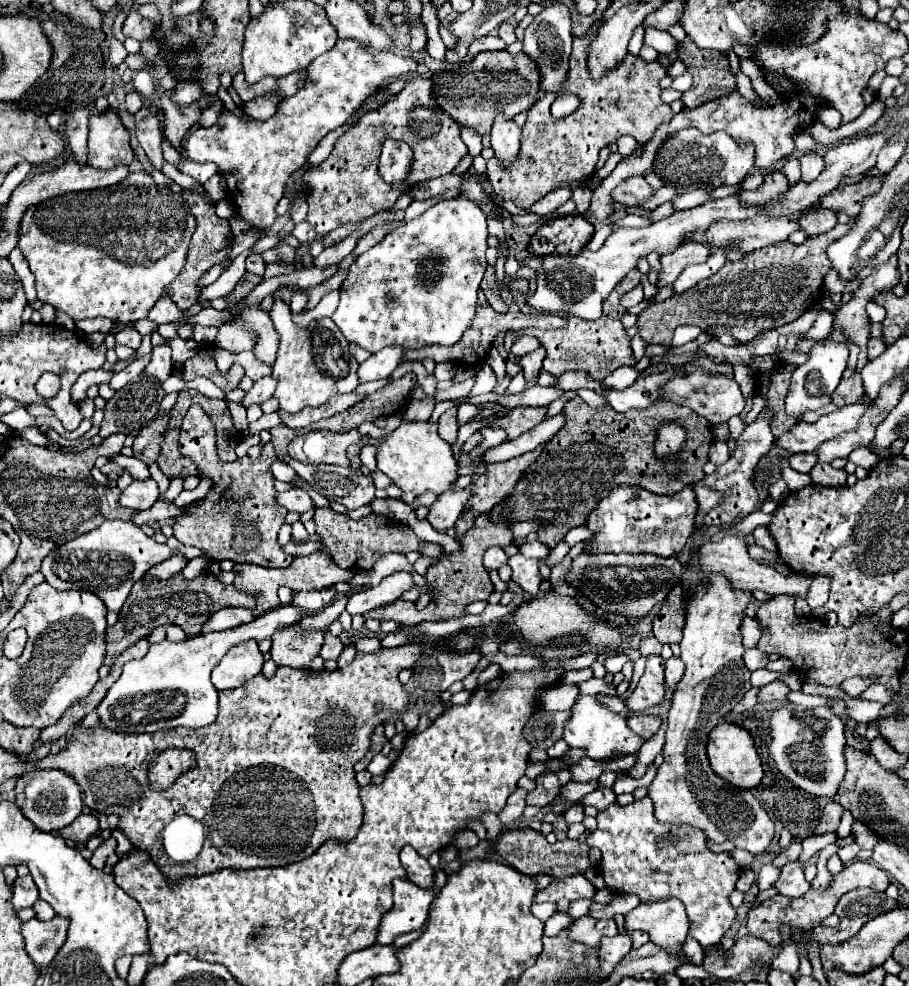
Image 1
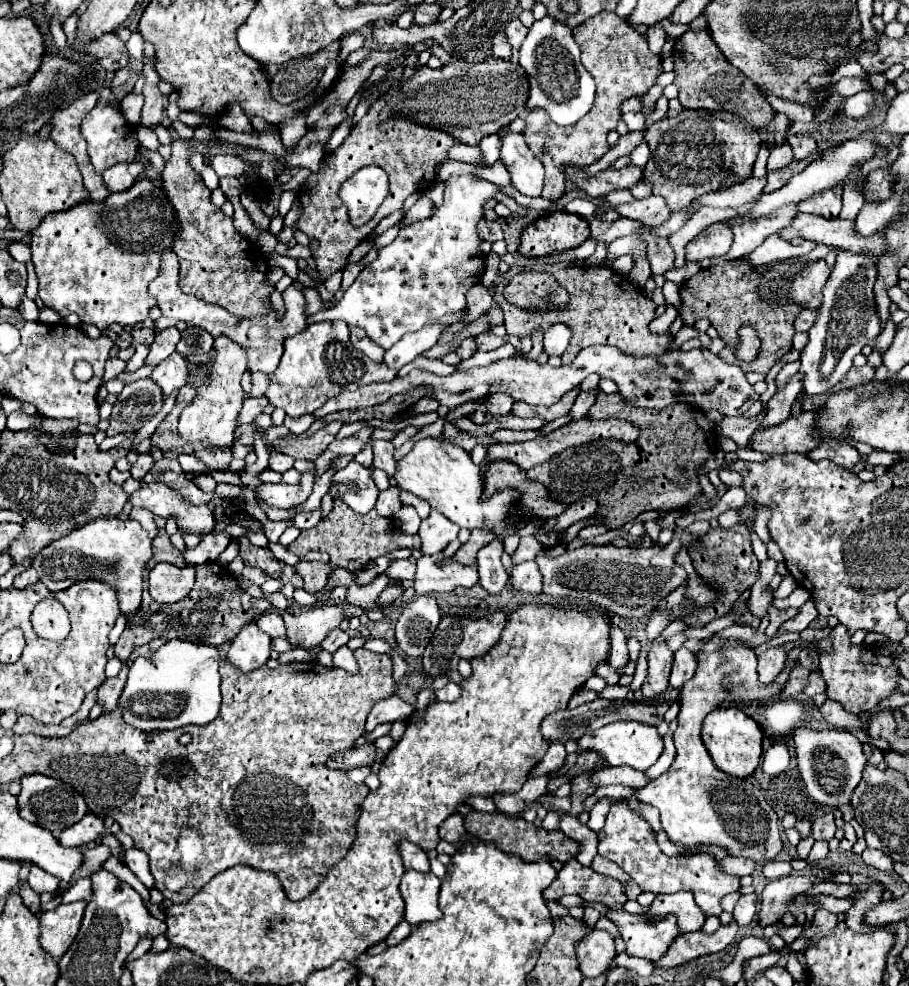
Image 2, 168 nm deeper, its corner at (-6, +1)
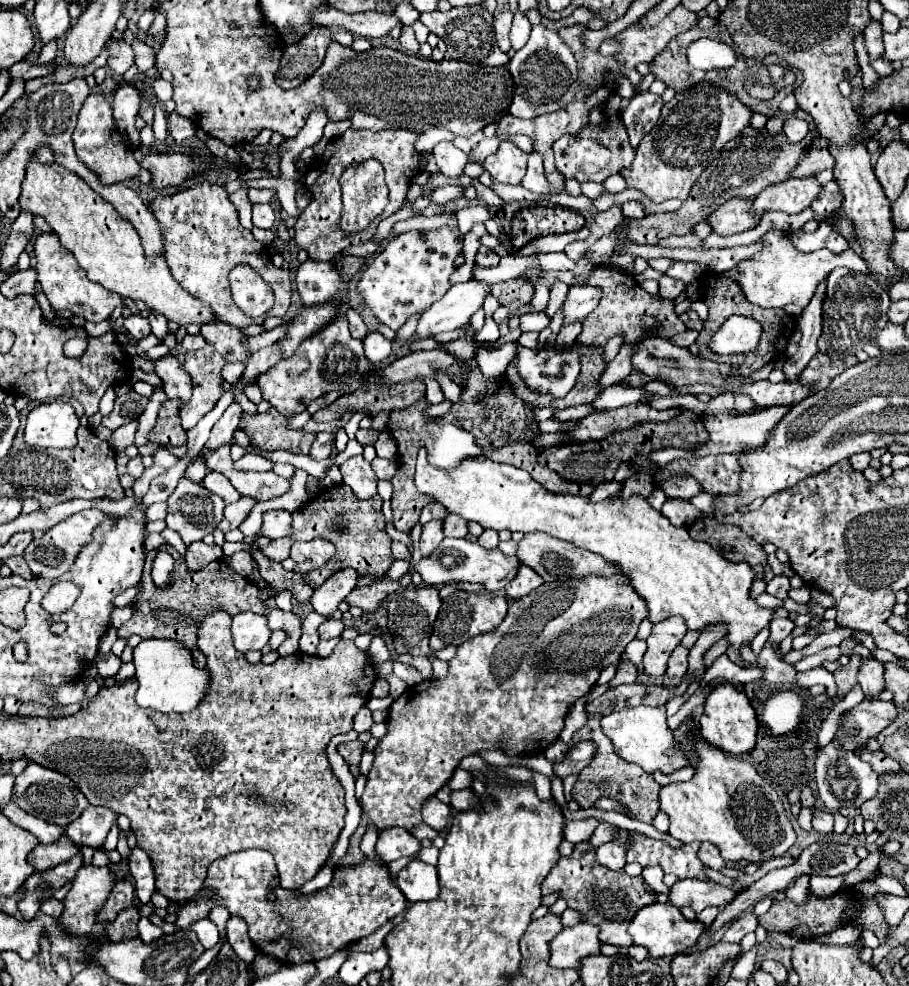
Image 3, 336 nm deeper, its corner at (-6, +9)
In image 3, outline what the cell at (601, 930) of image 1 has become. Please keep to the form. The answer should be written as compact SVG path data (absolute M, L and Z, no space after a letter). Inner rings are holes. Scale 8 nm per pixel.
M654 902L650 906L640 908L628 926L628 932L634 938L634 944L644 946L652 958L670 958L674 954L682 954L686 948L696 944L696 940L704 930L706 926L702 922L686 920L672 902L664 902L664 904Z

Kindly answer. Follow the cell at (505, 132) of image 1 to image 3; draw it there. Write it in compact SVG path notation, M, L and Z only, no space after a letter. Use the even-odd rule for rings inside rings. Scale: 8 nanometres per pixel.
M536 152L528 154L528 170L526 170L526 176L522 178L522 186L530 192L536 192L536 194L548 194L550 192L548 182L544 178L542 158Z

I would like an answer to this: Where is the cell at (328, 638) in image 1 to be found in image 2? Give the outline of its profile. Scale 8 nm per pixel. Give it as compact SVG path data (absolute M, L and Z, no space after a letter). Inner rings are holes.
M336 628L336 630L332 630L332 634L328 634L328 638L324 638L322 650L328 650L328 652L332 654L332 652L336 652L340 646L348 644L348 640L350 640L350 636L348 636L346 632L342 632L340 628Z

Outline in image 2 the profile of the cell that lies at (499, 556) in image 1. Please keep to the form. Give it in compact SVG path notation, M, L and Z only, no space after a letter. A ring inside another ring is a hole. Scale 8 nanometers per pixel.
M492 540L478 552L478 566L480 566L480 586L488 594L500 594L508 582L508 572L504 570L500 556L504 552L504 544L500 540Z

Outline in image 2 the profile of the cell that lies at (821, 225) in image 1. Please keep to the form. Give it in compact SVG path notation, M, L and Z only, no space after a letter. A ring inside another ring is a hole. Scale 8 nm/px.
M824 190L824 194L816 194L816 198L800 202L798 210L808 214L820 214L826 218L838 218L842 210L842 198L840 194L836 194L836 190Z

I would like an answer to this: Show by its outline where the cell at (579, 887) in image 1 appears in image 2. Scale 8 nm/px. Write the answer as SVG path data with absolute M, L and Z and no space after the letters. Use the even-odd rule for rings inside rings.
M576 858L572 862L566 862L556 880L542 892L544 900L548 902L558 900L564 894L576 894L588 902L604 904L610 910L622 910L628 900L622 890L622 882L582 866Z

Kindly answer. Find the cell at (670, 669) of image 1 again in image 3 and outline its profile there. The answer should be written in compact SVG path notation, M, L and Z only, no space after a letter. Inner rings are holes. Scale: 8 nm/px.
M676 646L676 650L672 652L672 656L670 656L670 660L668 660L668 676L670 678L682 678L682 676L686 676L686 672L688 672L688 648L686 646Z

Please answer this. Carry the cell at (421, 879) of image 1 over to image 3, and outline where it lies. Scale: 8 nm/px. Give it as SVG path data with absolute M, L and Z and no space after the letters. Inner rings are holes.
M388 828L378 834L376 854L382 856L384 862L392 862L398 858L412 858L420 852L420 840L414 838L404 828Z

